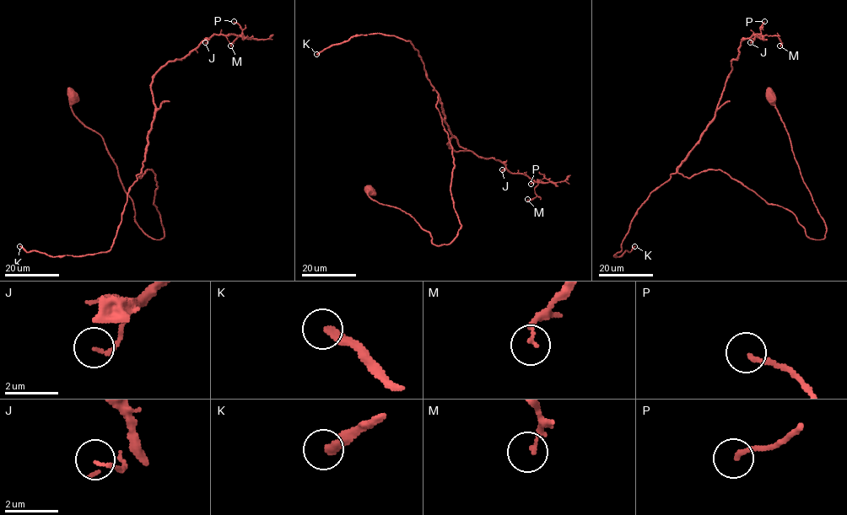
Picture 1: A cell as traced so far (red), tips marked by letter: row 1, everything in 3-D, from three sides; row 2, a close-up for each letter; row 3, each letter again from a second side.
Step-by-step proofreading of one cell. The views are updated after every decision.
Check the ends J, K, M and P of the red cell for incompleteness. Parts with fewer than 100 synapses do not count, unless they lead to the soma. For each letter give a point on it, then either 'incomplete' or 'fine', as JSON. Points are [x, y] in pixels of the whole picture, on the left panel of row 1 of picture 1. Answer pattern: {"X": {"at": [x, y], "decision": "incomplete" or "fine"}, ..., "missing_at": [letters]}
{"J": {"at": [205, 42], "decision": "fine"}, "K": {"at": [19, 246], "decision": "incomplete"}, "M": {"at": [230, 45], "decision": "fine"}, "P": {"at": [234, 21], "decision": "fine"}, "missing_at": ["K"]}

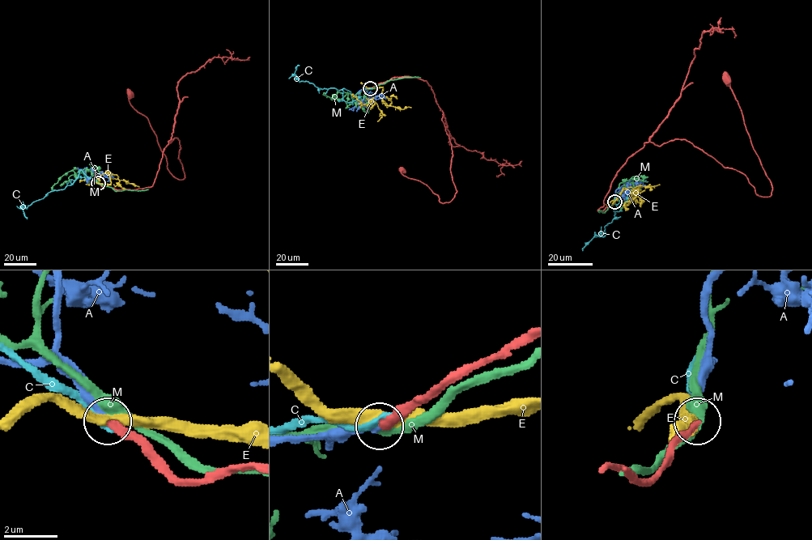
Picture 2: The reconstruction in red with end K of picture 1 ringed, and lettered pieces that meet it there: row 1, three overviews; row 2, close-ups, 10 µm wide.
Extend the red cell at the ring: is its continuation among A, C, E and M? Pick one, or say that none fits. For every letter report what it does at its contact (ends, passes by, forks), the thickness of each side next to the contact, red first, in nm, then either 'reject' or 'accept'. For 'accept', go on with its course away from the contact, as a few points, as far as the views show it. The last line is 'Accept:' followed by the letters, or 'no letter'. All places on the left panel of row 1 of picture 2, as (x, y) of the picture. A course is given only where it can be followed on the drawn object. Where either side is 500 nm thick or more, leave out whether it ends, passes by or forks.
A: it ends | 280/280 nm | accept | via (98, 184), (95, 180), (89, 180), (87, 183), (85, 170), (79, 169), (80, 172)
C: it ends | 400/240 nm | reject
E: it passes by | 360/400 nm | reject
M: it passes by | 360/420 nm | reject
Accept: A

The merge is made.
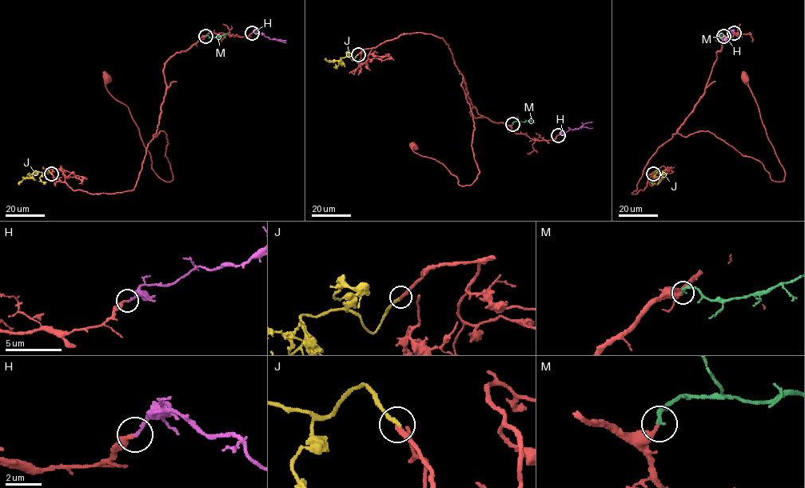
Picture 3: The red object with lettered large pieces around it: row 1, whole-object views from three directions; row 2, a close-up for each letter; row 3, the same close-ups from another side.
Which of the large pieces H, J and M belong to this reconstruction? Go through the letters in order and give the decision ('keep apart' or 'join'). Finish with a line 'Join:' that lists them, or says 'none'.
H: join
J: keep apart
M: join
Join: H, M

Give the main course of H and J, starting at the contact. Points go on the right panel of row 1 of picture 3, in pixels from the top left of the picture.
H: (734, 33), (731, 30), (728, 39), (720, 42)
J: (653, 174), (659, 169), (656, 173), (663, 173), (657, 185)

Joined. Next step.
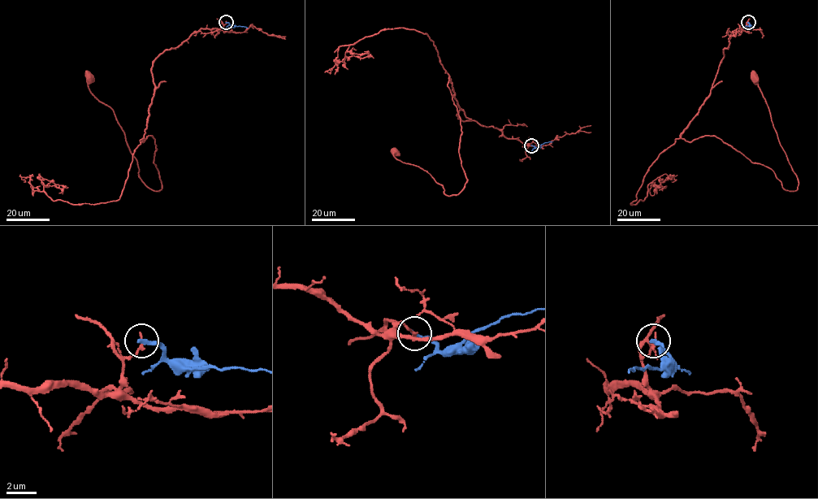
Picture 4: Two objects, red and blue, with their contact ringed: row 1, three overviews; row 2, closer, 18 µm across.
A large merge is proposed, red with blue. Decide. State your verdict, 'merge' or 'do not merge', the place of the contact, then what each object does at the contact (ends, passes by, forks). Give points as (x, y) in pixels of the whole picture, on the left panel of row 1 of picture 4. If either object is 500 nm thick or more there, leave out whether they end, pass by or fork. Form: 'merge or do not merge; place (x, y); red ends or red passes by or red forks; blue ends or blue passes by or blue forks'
do not merge; place (226, 22); red ends; blue ends

